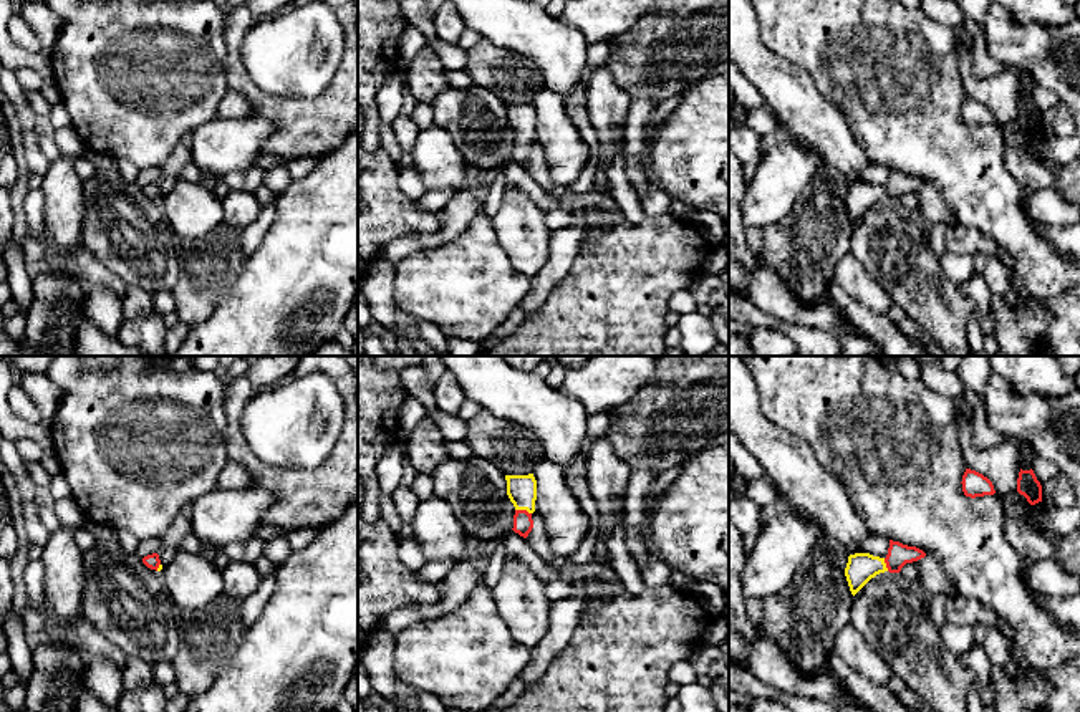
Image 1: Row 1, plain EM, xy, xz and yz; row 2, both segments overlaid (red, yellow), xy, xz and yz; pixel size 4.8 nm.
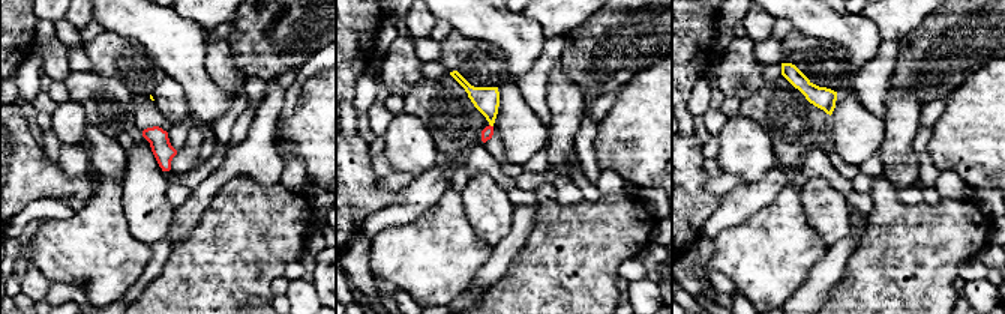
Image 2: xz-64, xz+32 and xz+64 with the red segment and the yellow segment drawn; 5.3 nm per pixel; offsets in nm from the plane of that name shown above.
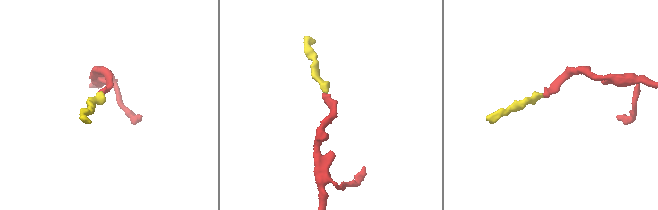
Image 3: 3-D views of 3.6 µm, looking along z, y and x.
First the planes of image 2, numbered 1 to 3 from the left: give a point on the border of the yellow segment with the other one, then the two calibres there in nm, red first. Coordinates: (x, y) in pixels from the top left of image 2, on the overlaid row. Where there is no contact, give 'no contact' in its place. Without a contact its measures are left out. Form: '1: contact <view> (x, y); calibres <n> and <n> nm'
1: no contact
2: contact xz+32 (489, 125); calibres 60 and 140 nm
3: no contact

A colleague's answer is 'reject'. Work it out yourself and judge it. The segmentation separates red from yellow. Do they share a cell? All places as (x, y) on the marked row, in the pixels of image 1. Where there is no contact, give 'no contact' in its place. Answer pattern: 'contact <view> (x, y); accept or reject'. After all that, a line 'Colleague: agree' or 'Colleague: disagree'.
contact xz (524, 510); accept
Colleague: disagree

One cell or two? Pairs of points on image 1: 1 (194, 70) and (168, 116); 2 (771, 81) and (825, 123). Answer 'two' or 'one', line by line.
1: one
2: one

